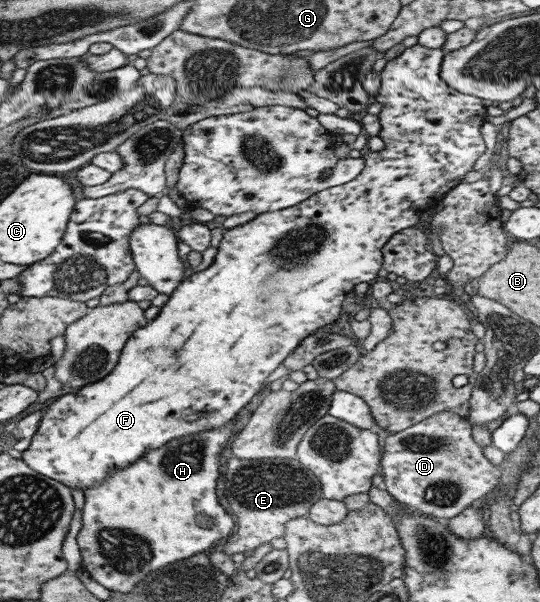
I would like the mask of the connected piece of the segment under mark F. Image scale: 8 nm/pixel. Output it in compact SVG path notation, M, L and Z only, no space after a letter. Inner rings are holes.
M416 43L405 48L400 55L392 60L386 61L379 73L381 81L378 92L373 96L373 100L382 106L377 114L380 123L377 136L384 143L382 150L374 152L368 150L363 158L364 168L351 181L321 190L295 206L275 212L261 213L245 224L224 231L210 266L201 272L188 276L178 284L168 300L160 307L158 314L131 334L124 344L114 368L104 378L73 391L60 393L59 398L46 407L29 445L21 451L22 462L25 462L26 466L32 468L34 472L60 482L68 489L76 488L84 491L88 488L98 487L105 478L108 478L110 472L122 470L124 466L131 465L132 462L147 454L148 450L156 450L162 444L166 444L174 438L180 438L180 436L188 436L188 434L202 430L212 430L212 428L224 426L250 402L250 398L256 392L266 389L264 380L268 378L268 374L272 370L276 370L280 366L280 362L288 354L291 354L292 350L295 350L304 338L310 336L314 330L329 327L330 323L339 317L340 304L346 298L346 294L352 291L352 287L361 282L369 283L377 278L377 272L380 270L382 262L380 250L390 239L390 236L404 228L420 226L425 211L442 202L444 194L460 183L464 174L472 170L476 158L484 152L484 142L478 128L485 120L485 107L482 105L481 99L456 92L440 78L440 63L444 55L442 49L428 49ZM294 238L296 238L296 250L294 248L284 250L284 248L288 248L286 244L294 242Z

